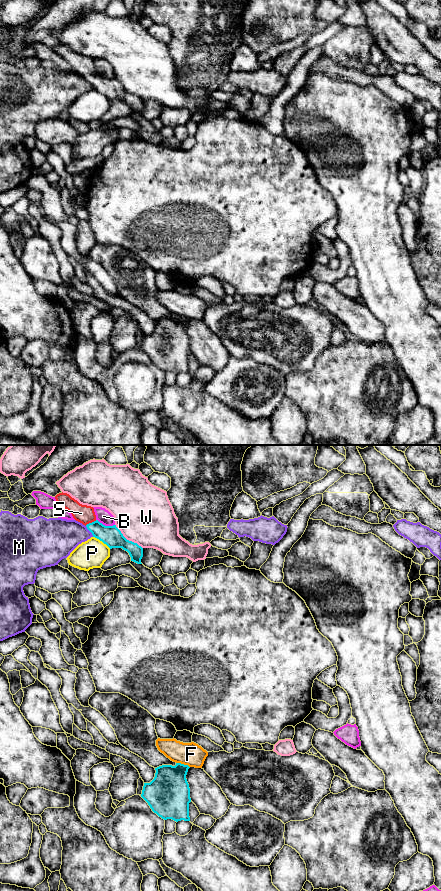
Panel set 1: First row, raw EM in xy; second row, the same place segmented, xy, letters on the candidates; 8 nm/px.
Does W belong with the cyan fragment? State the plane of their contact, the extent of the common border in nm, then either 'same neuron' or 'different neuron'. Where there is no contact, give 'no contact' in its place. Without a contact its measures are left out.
meets cyan in xy; contact 300 nm long; different neuron

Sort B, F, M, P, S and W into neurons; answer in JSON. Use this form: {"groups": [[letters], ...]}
{"groups": [["B"], ["F"], ["M"], ["P"], ["S"], ["W"]]}

